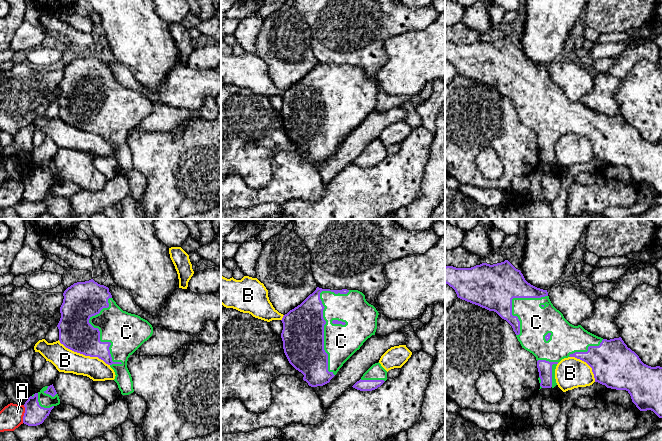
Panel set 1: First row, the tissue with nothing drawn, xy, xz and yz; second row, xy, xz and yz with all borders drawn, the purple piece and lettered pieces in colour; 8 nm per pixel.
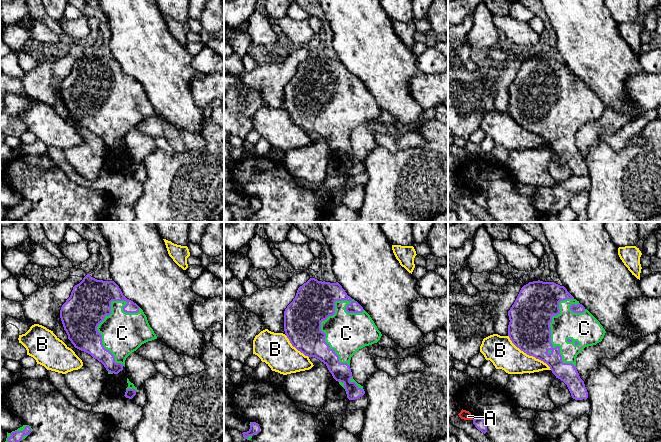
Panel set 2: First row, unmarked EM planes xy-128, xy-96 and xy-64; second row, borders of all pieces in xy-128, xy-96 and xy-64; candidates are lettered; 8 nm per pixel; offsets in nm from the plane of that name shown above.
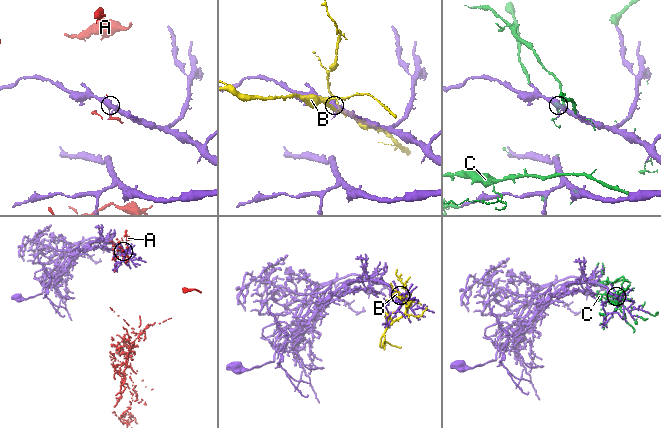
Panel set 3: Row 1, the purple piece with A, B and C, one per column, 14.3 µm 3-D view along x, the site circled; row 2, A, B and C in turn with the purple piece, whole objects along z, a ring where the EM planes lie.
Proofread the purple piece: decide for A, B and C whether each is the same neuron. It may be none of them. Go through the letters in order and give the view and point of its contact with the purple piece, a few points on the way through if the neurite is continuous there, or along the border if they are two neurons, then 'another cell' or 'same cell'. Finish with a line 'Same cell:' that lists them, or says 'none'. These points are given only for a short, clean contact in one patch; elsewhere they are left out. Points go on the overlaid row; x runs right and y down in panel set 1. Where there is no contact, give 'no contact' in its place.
A: xy (24, 414) | along xy (24, 405), (22, 422) | another cell
B: xy (84, 354) | another cell
C: xz (324, 320) | same cell
Same cell: C

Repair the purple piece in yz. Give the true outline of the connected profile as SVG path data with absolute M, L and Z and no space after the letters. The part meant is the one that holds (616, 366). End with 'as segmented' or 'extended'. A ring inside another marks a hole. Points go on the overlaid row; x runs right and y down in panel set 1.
M508 260L493 265L482 263L471 268L446 266L445 283L455 290L458 298L496 312L512 326L522 348L536 357L540 389L554 388L557 385L557 364L564 358L575 357L592 368L595 382L607 388L626 390L640 411L651 410L662 418L662 367L644 364L621 337L603 339L581 325L570 324L553 306L547 290L528 283L521 271Z | extended

